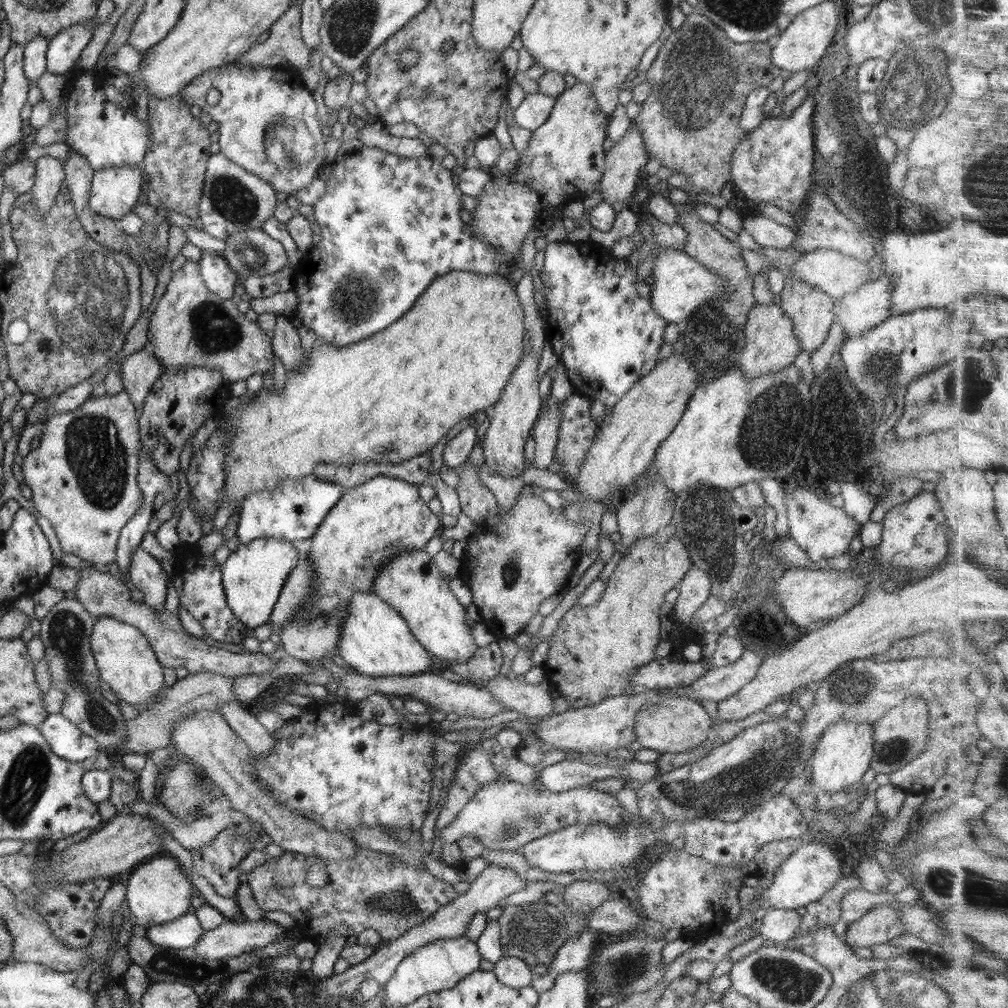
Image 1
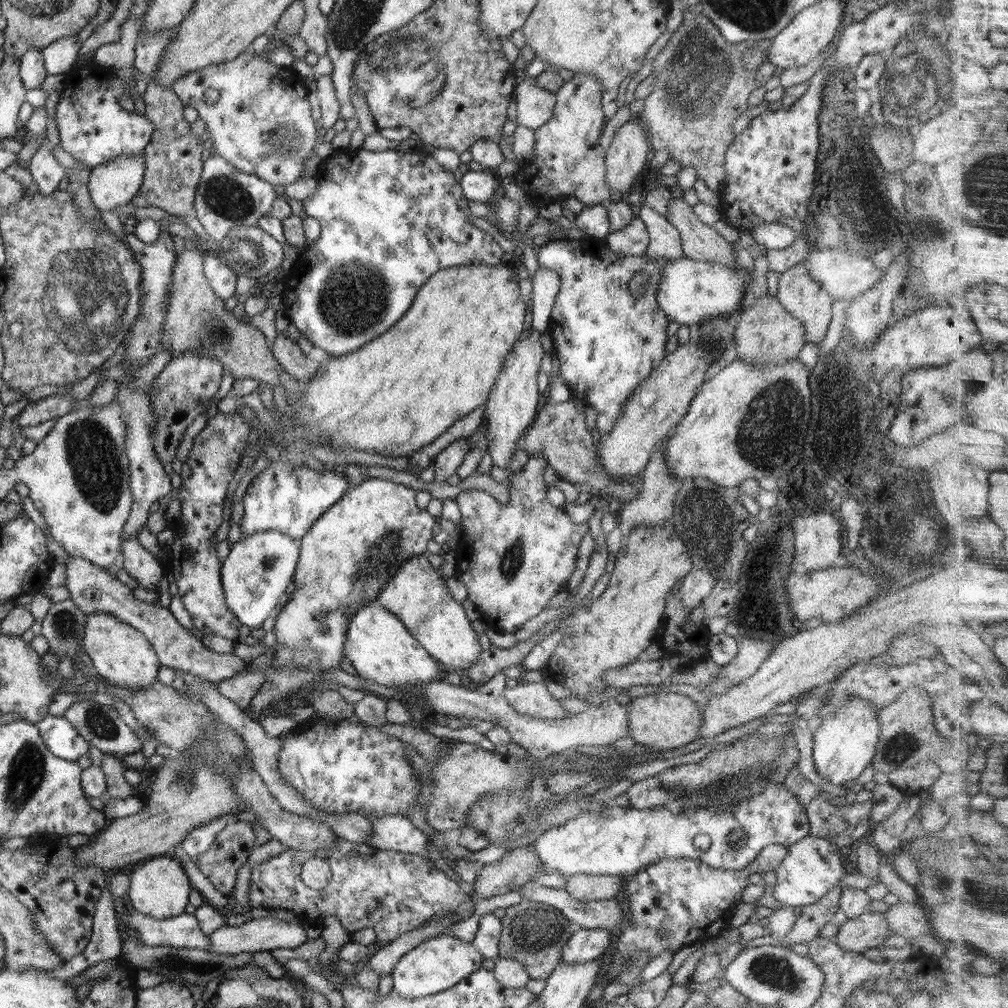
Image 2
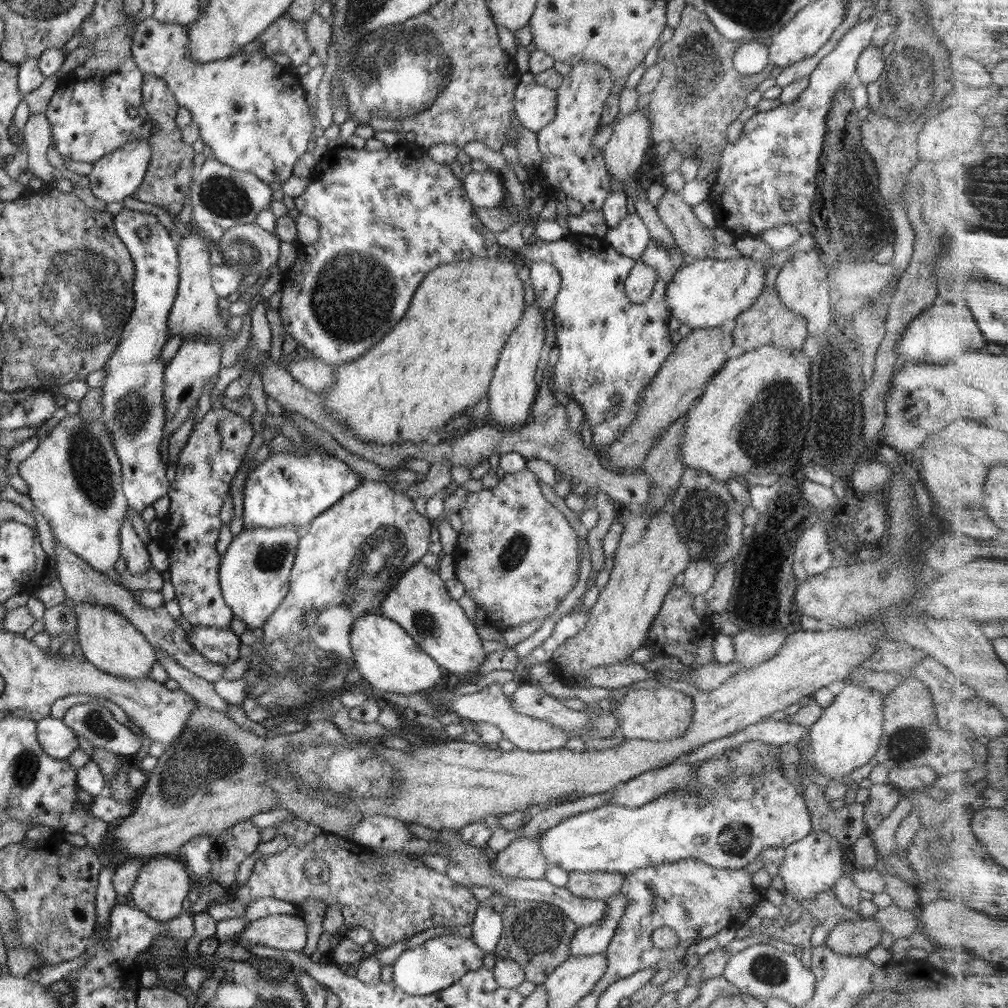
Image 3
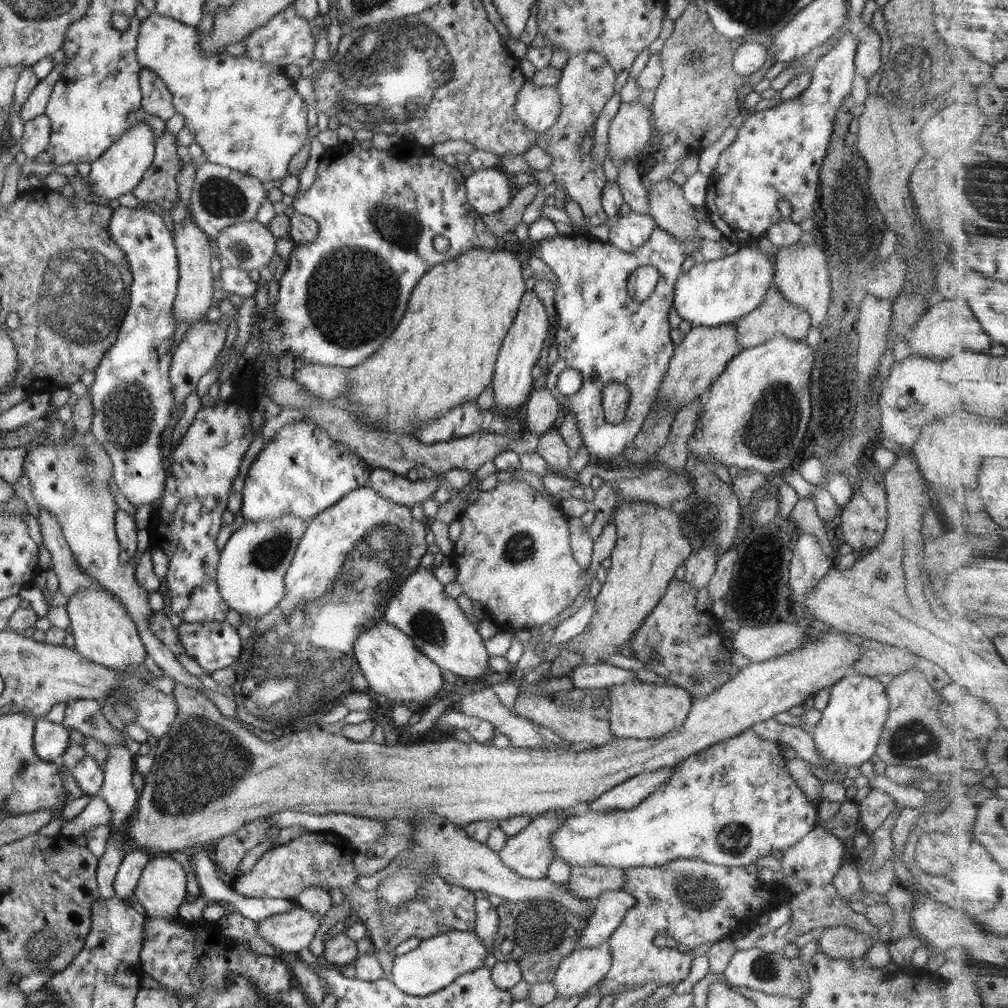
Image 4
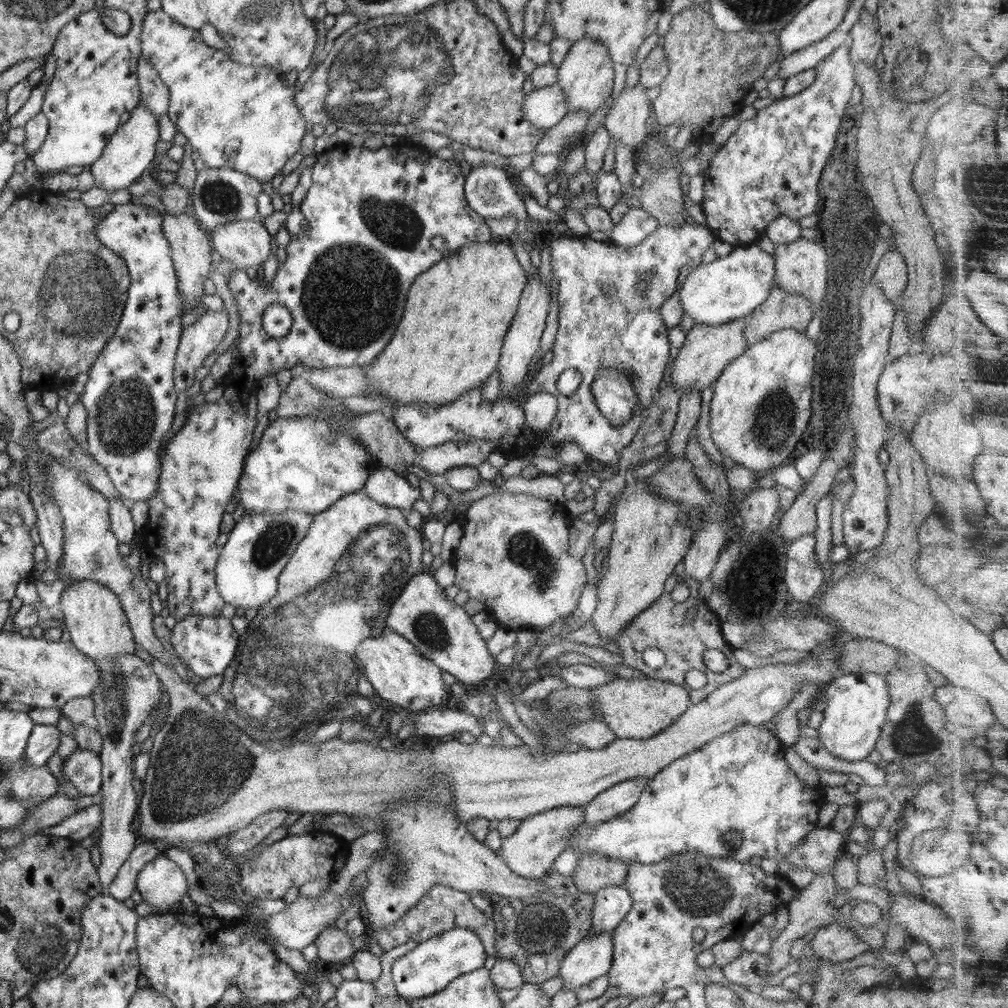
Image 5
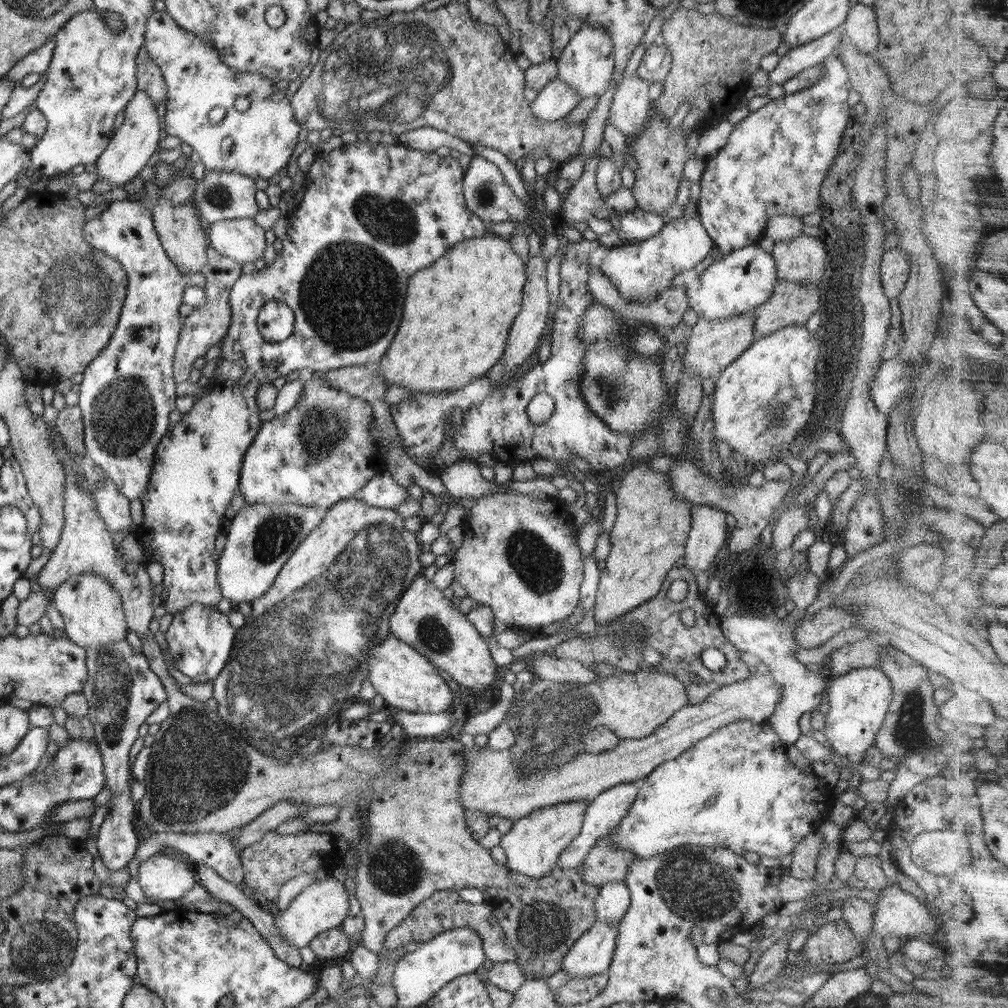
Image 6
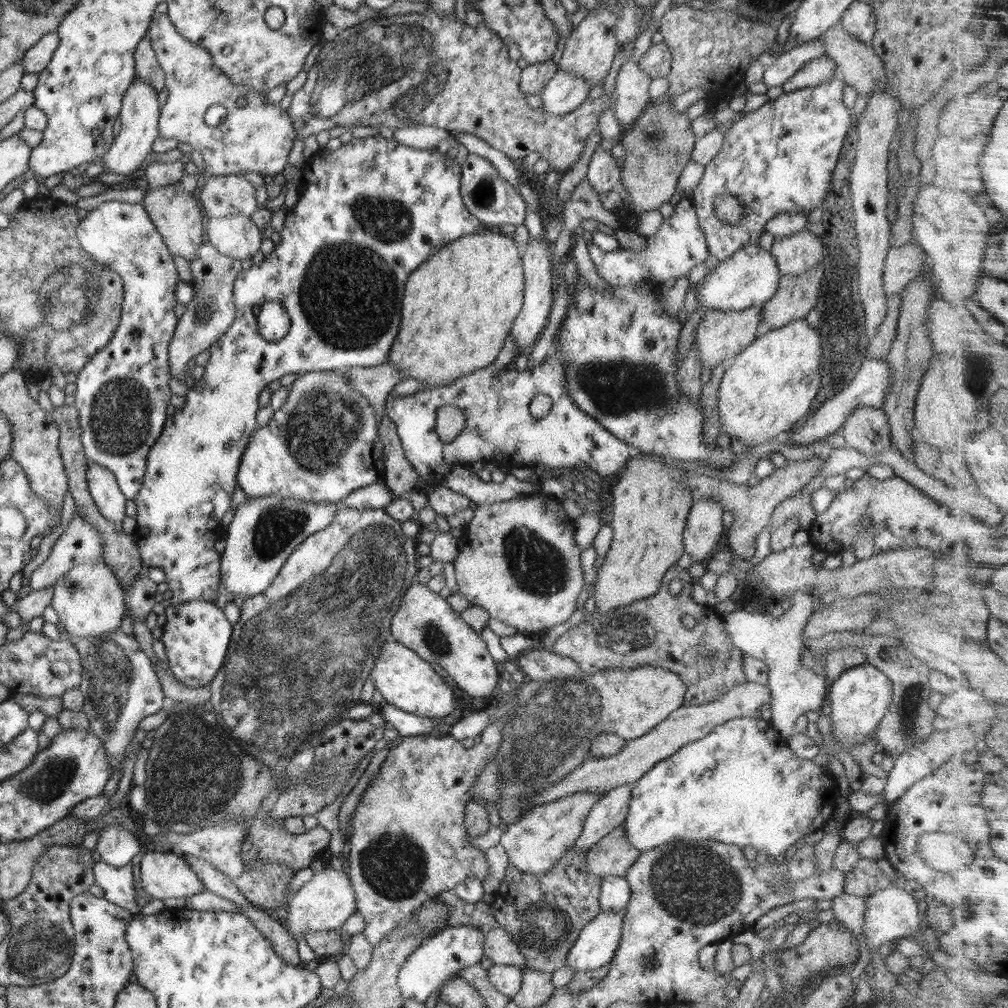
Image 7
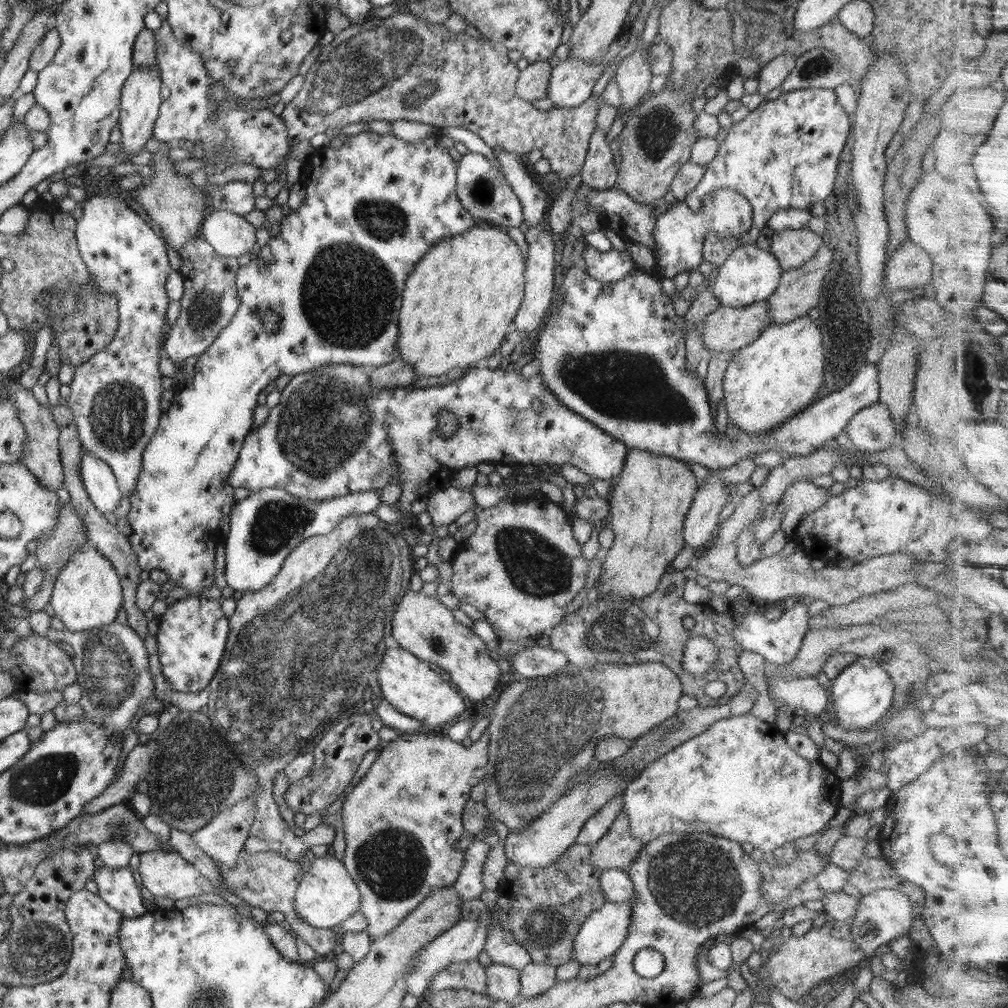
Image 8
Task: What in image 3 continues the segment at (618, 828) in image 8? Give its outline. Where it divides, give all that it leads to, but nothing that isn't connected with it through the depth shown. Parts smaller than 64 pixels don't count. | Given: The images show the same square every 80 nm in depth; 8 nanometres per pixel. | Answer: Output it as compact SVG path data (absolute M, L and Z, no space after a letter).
M569 872L565 886L574 896L583 899L605 900L621 892L625 875L619 872Z

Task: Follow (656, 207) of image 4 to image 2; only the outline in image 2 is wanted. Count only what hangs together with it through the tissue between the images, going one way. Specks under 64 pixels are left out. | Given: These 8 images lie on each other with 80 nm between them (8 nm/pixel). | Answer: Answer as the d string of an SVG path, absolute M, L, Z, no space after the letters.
M671 198L665 217L679 230L682 250L686 257L695 261L712 261L726 265L732 271L742 269L734 258L731 243L726 241L715 226L700 221L692 207L682 198Z

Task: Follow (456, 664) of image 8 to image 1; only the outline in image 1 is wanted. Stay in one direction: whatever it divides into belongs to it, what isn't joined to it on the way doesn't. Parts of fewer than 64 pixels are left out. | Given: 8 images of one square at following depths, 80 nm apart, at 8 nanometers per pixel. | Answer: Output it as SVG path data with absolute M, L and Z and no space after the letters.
M425 550L404 551L404 553L394 555L387 564L382 564L376 581L372 583L372 590L384 602L399 612L399 615L409 626L410 632L430 655L448 663L462 664L470 660L470 657L476 653L477 645L472 637L471 628L464 619L466 611L449 588L448 578L444 577L444 574L436 567L436 563Z

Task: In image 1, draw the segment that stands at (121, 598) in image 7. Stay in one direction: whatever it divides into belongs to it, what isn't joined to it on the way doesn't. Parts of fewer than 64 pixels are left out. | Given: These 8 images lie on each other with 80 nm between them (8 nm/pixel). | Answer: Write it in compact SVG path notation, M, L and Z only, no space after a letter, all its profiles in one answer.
M112 617L96 618L90 635L90 649L94 653L99 676L110 685L118 698L135 708L144 708L153 702L164 684L163 666L158 661L146 637L135 627Z

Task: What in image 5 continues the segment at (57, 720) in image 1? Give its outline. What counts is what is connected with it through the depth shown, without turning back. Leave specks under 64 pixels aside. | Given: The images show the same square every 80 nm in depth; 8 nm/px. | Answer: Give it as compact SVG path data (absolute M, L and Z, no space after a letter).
M35 724L22 763L32 767L44 766L60 746L60 733L56 725Z

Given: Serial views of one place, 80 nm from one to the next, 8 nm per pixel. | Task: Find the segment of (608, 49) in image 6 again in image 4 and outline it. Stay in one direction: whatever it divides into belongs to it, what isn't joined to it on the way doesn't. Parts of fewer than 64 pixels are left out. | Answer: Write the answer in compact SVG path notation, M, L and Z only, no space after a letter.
M580 52L574 58L569 58L556 87L560 94L560 116L554 126L546 132L552 137L552 146L546 150L551 156L548 171L554 175L554 183L564 192L565 198L578 202L585 220L591 226L611 223L601 205L602 189L607 183L607 178L604 175L603 164L592 161L589 154L580 157L578 150L584 142L584 137L592 134L594 123L606 102L613 96L615 87L615 73L600 54Z

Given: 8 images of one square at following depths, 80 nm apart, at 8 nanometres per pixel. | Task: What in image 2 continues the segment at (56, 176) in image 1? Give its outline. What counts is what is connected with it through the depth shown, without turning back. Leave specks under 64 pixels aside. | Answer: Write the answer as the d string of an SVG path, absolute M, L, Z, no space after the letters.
M43 141L41 146L33 155L28 170L30 178L38 184L38 192L48 196L58 190L58 184L66 177L67 170L60 166L51 150L48 149L48 142Z

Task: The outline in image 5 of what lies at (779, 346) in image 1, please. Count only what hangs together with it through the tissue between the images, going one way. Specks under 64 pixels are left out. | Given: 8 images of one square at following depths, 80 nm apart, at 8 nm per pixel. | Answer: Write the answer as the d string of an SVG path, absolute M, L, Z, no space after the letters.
M776 284L770 289L768 298L749 317L742 320L747 344L767 339L773 332L793 328L806 332L814 314L813 304L802 295L793 295Z

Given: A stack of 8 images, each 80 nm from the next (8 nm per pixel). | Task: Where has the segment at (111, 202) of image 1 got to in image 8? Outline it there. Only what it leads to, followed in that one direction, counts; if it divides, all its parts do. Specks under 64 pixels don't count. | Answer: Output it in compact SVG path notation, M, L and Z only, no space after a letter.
M135 68L134 72L128 76L128 79L124 81L124 88L121 92L121 106L119 114L119 127L121 130L120 144L122 144L122 152L116 153L115 155L123 154L122 162L126 162L131 159L131 157L136 153L143 150L144 144L153 137L153 128L159 115L159 109L162 105L162 100L160 99L160 89L161 89L161 72L158 70L150 70L150 68Z

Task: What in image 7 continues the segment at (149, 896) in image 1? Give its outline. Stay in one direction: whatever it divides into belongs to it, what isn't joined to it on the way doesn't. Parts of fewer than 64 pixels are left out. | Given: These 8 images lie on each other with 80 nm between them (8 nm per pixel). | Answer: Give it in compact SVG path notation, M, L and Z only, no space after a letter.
M169 849L147 850L139 871L138 887L151 898L187 898L206 890L180 854Z

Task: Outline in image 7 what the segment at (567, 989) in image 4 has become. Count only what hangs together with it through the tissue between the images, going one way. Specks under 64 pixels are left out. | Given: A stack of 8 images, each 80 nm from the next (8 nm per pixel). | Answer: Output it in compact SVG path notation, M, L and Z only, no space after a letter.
M600 911L578 934L567 956L574 972L596 970L612 960L620 937L624 912Z

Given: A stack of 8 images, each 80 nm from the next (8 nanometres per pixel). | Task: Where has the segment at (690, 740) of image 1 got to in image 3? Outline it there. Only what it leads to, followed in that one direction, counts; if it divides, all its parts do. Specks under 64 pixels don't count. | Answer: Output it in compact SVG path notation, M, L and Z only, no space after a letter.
M657 686L653 689L631 689L617 702L618 728L626 739L663 741L685 735L692 724L694 703L690 696L682 691Z

